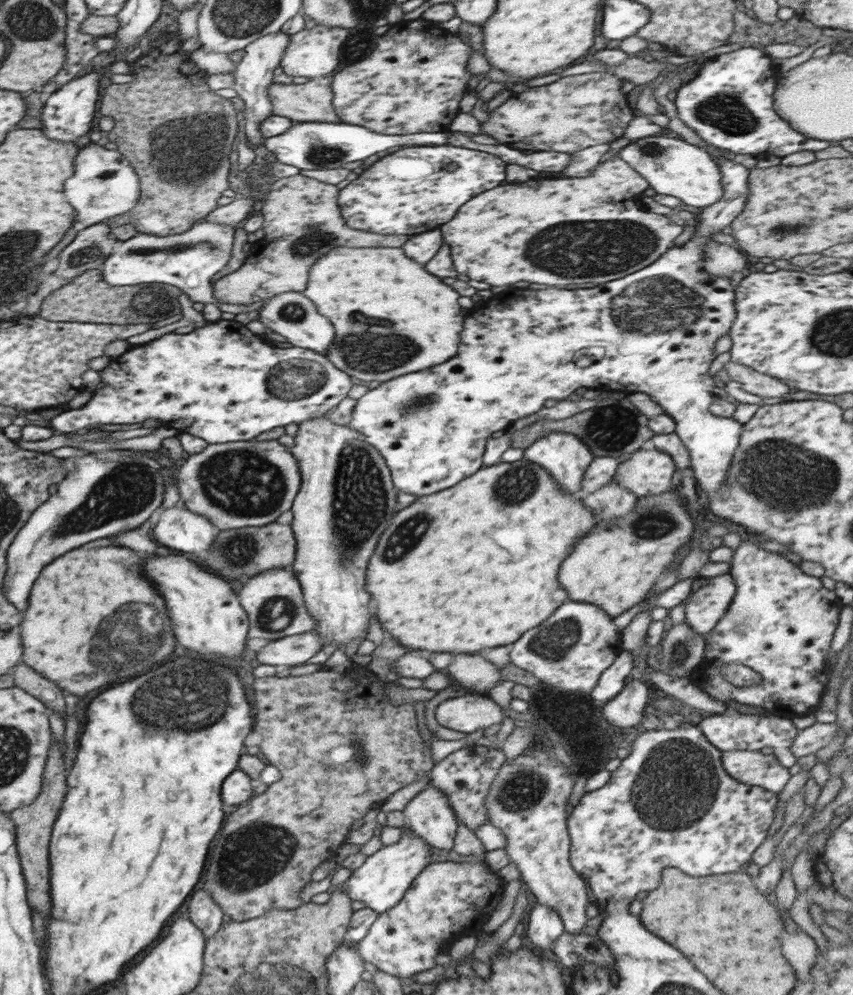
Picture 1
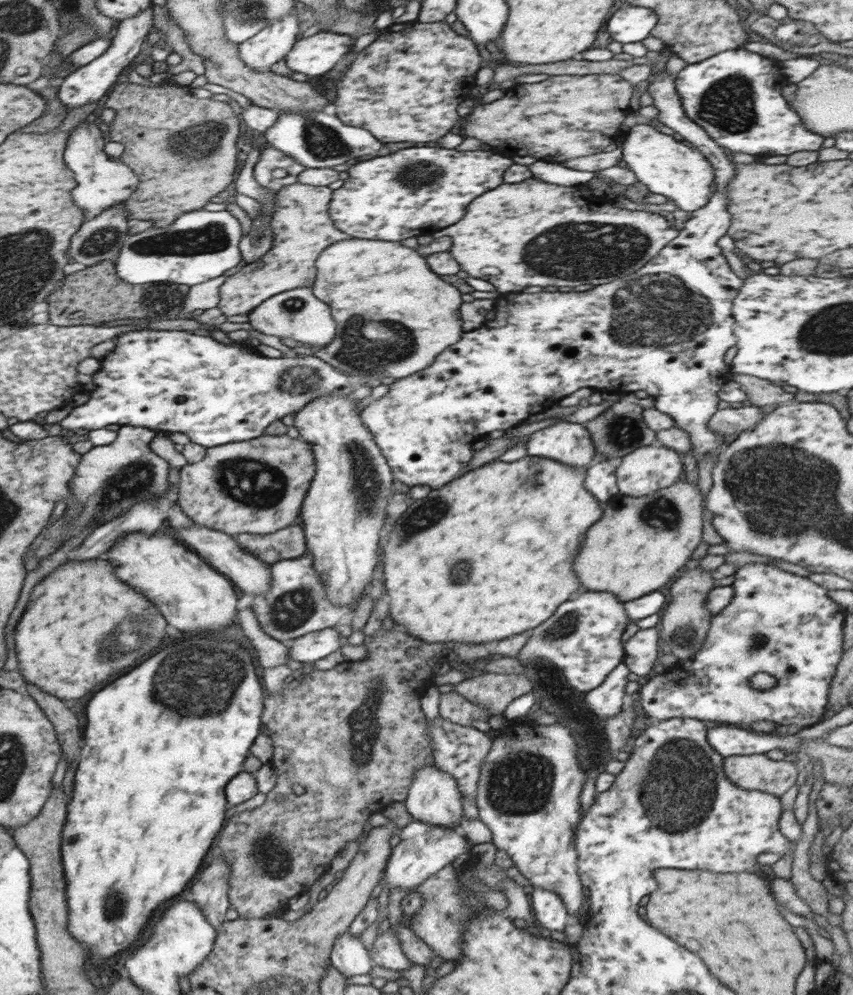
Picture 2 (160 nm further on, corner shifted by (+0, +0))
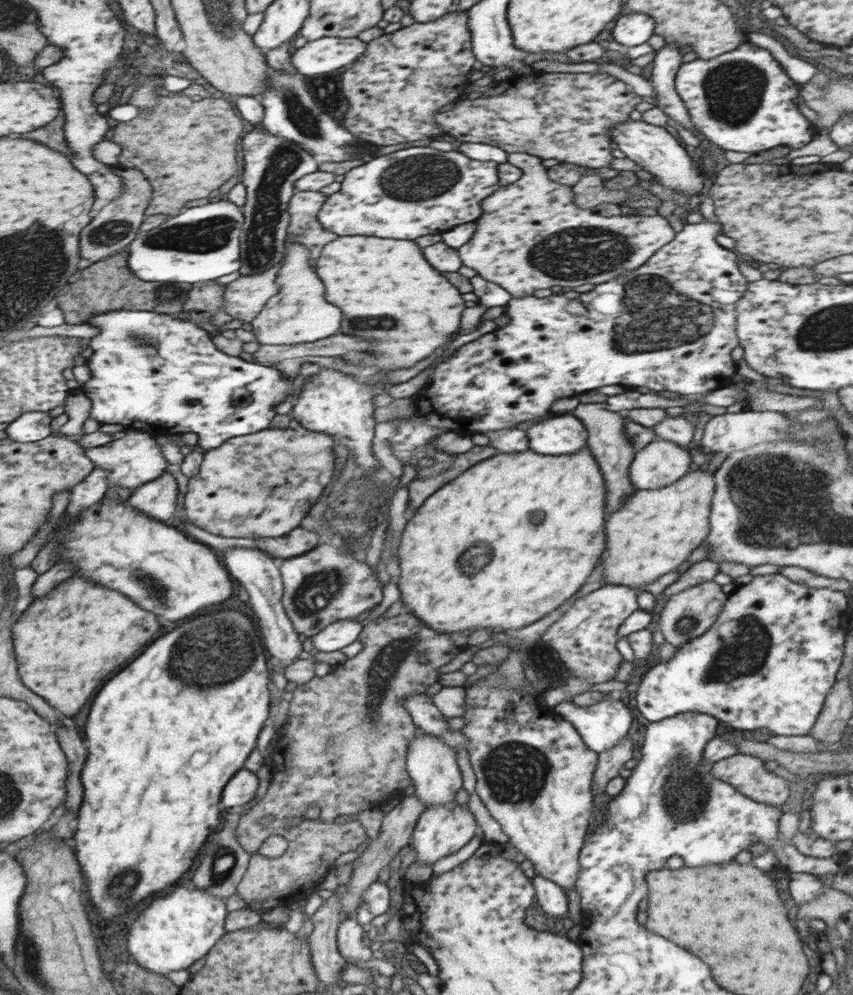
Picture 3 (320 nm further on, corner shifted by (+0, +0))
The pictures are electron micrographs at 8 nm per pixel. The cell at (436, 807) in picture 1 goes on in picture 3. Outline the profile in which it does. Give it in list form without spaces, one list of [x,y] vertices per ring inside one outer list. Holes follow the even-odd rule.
[[[418,730],[414,742],[407,750],[407,771],[416,787],[414,796],[426,806],[446,806],[454,801],[456,792],[462,788],[462,772],[456,761],[454,749],[449,749],[442,740]]]

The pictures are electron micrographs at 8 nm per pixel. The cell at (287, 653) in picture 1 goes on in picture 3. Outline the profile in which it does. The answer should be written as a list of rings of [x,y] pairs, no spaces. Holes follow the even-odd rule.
[[[344,619],[329,624],[324,630],[312,636],[314,652],[336,652],[344,646],[359,640],[364,624],[352,619]]]

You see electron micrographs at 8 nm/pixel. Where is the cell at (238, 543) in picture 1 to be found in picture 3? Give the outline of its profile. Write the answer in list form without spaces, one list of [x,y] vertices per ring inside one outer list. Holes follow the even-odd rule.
[[[298,527],[287,535],[276,538],[256,538],[255,541],[258,548],[280,562],[312,550],[319,544],[318,539],[318,533]]]

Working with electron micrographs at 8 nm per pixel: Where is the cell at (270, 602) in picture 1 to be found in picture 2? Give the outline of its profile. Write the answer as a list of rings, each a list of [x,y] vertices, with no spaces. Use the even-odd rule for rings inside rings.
[[[301,556],[282,559],[271,565],[272,582],[269,592],[254,596],[251,603],[261,629],[281,643],[300,638],[304,634],[332,628],[351,617],[356,606],[340,606],[333,603],[325,593],[325,584],[314,568],[313,558]]]

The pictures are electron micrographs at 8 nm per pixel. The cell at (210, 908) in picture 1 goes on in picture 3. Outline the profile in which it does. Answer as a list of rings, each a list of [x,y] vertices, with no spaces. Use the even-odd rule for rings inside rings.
[[[233,810],[233,814],[226,815],[224,828],[206,840],[206,844],[202,846],[200,864],[198,864],[192,878],[192,885],[196,888],[208,891],[225,900],[237,892],[238,883],[244,876],[251,857],[251,854],[243,849],[235,833],[240,817],[238,814],[234,814]]]

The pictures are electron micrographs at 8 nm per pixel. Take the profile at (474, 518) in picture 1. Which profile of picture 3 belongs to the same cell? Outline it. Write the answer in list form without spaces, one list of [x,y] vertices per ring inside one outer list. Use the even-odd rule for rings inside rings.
[[[588,446],[580,449],[577,453],[567,455],[543,455],[534,450],[506,454],[506,450],[504,450],[488,460],[478,462],[476,466],[465,470],[464,474],[459,474],[454,480],[431,494],[415,511],[412,519],[405,524],[397,549],[401,568],[397,585],[405,609],[412,610],[411,614],[418,620],[443,633],[472,632],[474,628],[494,628],[494,624],[500,626],[505,632],[514,633],[522,627],[544,618],[546,614],[550,614],[552,610],[566,602],[572,594],[578,592],[595,573],[595,567],[598,566],[600,558],[605,552],[606,495],[604,477]]]

